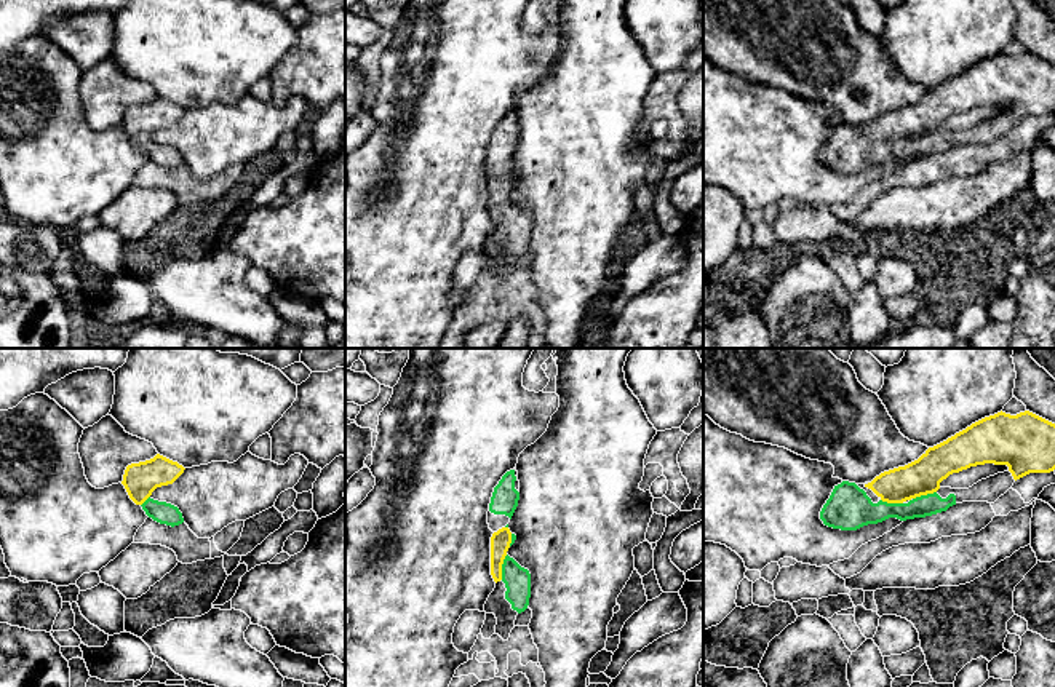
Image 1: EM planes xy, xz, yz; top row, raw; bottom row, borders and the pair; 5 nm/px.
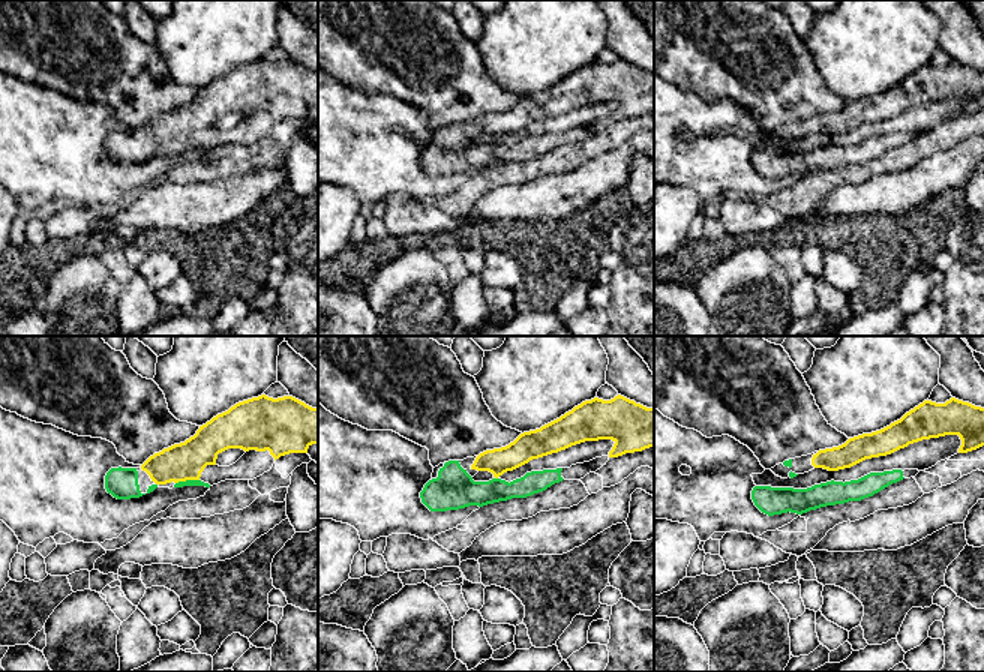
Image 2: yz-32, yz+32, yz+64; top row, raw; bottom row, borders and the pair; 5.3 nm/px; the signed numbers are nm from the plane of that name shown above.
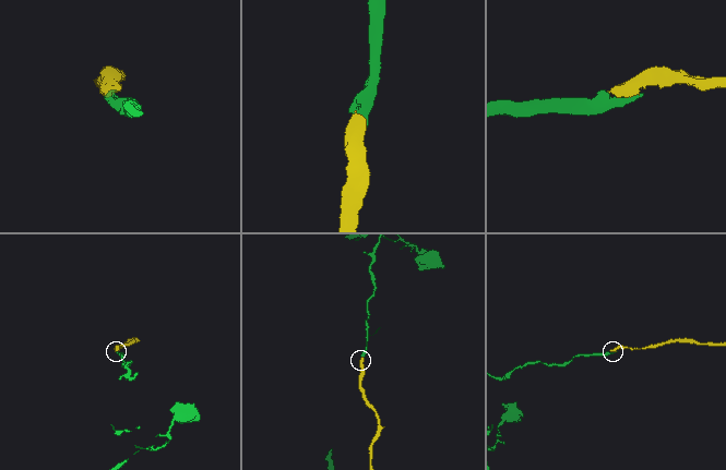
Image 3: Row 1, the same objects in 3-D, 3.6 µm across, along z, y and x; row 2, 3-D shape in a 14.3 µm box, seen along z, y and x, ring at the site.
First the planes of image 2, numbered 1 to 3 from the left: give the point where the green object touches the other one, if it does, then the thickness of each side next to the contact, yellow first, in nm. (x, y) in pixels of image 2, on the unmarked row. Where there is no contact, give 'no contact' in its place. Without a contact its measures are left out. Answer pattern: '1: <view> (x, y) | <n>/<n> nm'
1: yz-32 (186, 143) | 200/30 nm
2: no contact
3: no contact

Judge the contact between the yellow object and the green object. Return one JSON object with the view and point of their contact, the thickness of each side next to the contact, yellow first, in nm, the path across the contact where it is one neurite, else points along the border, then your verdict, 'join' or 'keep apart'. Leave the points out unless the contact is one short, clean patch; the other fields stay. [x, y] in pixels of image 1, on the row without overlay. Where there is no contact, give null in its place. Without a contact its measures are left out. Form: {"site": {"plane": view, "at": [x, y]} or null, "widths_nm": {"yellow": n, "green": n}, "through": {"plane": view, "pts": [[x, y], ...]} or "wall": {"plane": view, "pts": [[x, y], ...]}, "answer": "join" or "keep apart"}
{"site": {"plane": "xz", "at": [501, 210]}, "widths_nm": {"yellow": 100, "green": 140}, "answer": "join"}

